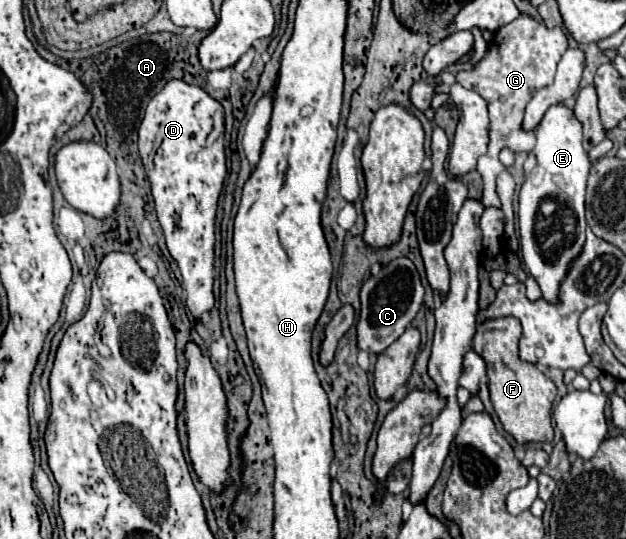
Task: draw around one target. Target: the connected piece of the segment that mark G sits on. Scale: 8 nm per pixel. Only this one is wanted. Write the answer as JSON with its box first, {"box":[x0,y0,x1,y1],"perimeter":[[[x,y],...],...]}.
{"box":[456,16,568,208],"perimeter":[[[518,16],[516,20],[512,20],[510,24],[494,32],[494,38],[490,42],[484,60],[472,72],[460,72],[456,76],[456,80],[464,88],[478,92],[488,102],[490,144],[488,144],[488,152],[478,160],[478,168],[476,168],[484,178],[482,204],[496,204],[496,208],[500,208],[500,198],[496,194],[496,182],[494,182],[496,176],[504,170],[504,166],[498,160],[500,150],[510,148],[514,154],[532,152],[536,144],[536,136],[534,132],[522,128],[524,108],[540,88],[546,88],[554,82],[556,64],[560,62],[566,48],[568,48],[568,36],[562,26],[548,28],[530,16]]]}

